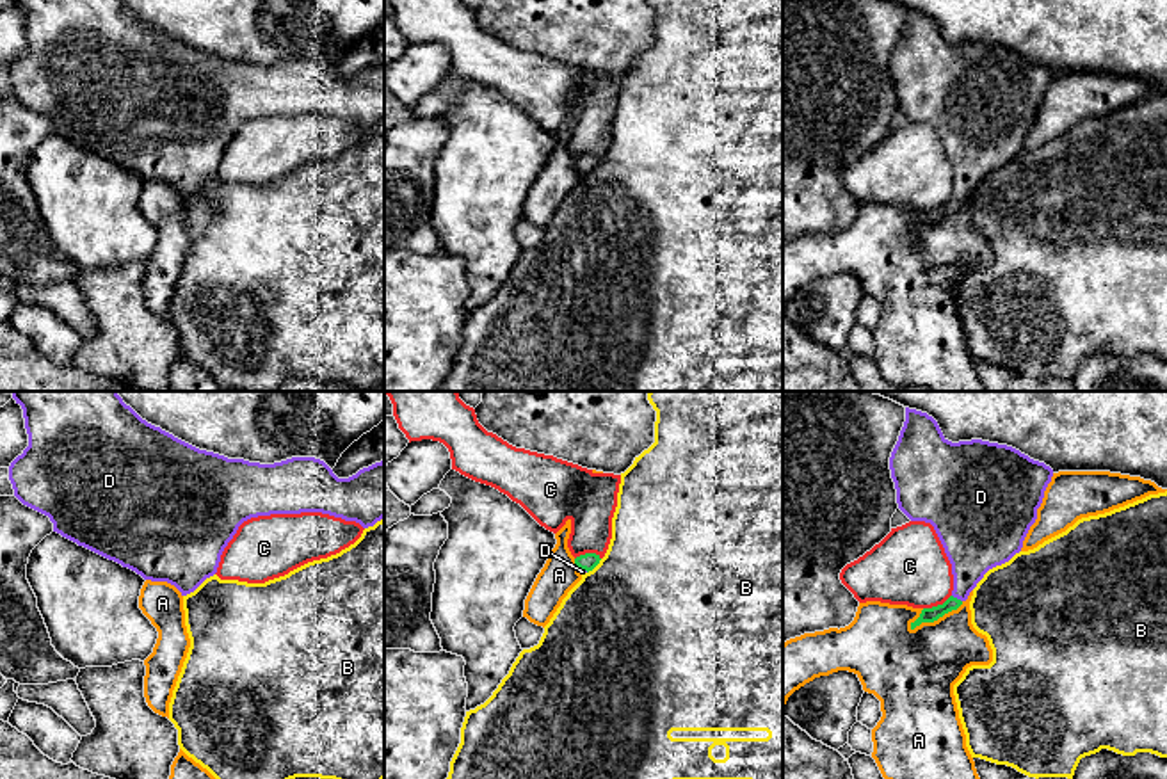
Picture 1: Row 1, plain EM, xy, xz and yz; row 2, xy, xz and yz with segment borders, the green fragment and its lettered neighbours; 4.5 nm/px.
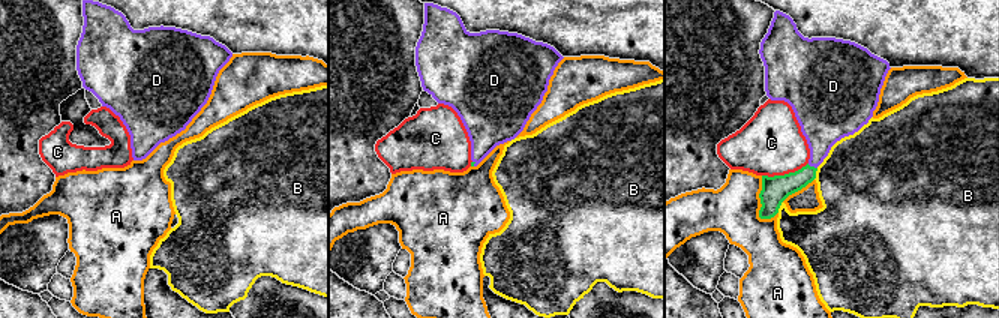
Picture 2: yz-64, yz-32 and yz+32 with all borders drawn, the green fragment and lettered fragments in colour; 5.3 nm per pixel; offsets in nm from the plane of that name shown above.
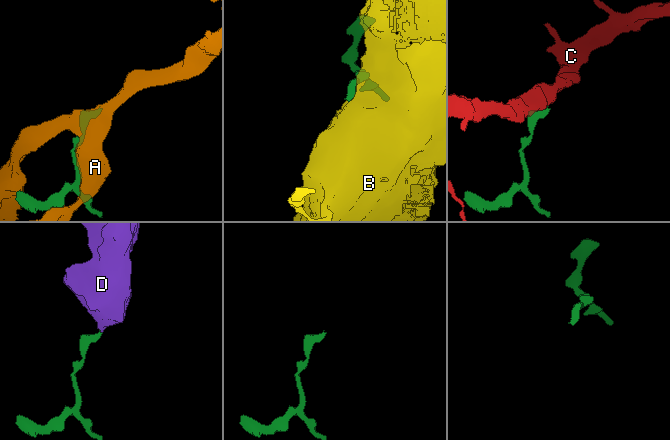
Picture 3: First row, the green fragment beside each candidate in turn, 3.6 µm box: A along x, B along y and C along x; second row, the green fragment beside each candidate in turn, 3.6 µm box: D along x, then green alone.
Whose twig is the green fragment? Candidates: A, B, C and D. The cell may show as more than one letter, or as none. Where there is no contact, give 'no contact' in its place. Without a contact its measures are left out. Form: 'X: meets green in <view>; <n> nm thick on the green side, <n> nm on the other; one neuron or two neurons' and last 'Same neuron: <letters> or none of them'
A: meets green in yz; 70 nm thick on the green side, 360 nm on the other; two neurons
B: meets green in xz; 80 nm thick on the green side, 500 nm on the other; two neurons
C: meets green in xz; 80 nm thick on the green side, 240 nm on the other; two neurons
D: meets green in yz; 70 nm thick on the green side, 260 nm on the other; one neuron
Same neuron: D

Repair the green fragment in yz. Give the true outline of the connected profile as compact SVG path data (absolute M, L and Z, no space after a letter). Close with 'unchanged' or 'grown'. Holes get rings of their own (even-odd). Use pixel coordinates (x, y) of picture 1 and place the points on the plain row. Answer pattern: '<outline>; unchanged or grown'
M909 9L889 59L889 71L898 110L911 123L934 128L954 176L952 197L943 206L923 210L911 231L957 212L989 171L1021 153L1053 78L1050 68L1012 48L982 41L952 44L932 18Z; grown

